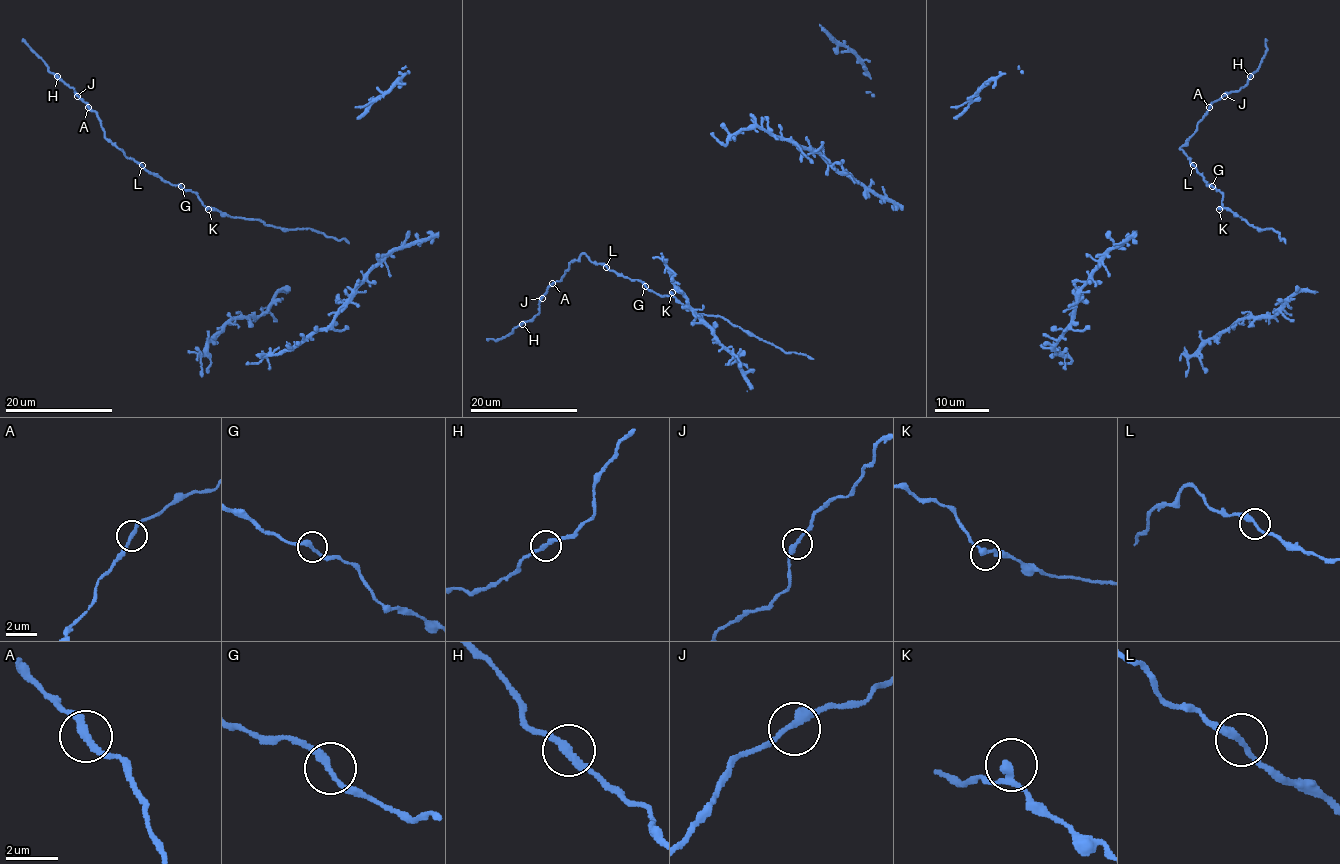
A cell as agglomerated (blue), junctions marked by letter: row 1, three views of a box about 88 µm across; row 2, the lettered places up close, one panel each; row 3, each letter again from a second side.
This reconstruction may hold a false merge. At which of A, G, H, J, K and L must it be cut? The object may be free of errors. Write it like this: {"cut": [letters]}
{"cut": []}

